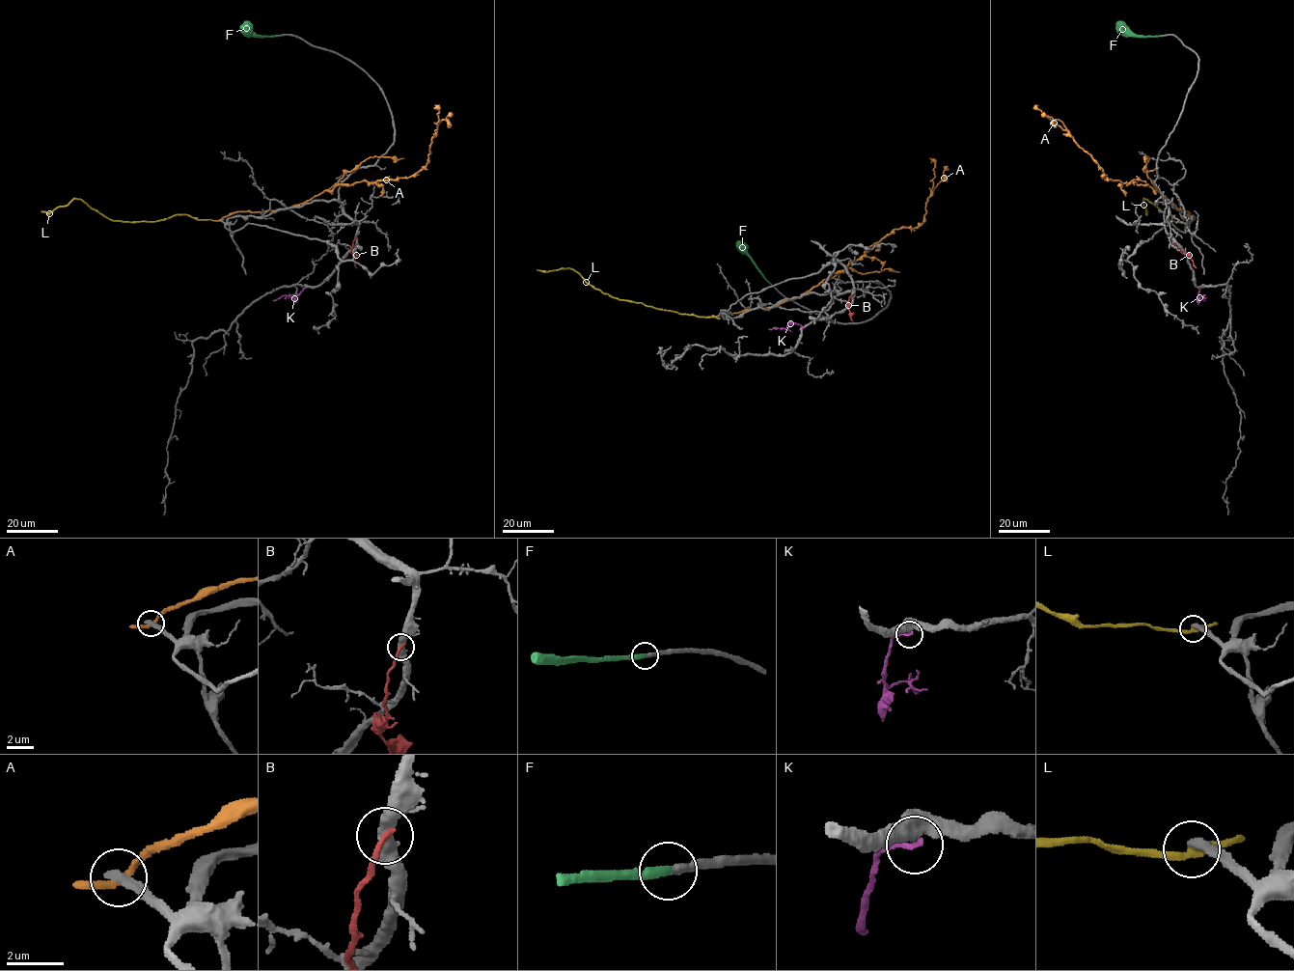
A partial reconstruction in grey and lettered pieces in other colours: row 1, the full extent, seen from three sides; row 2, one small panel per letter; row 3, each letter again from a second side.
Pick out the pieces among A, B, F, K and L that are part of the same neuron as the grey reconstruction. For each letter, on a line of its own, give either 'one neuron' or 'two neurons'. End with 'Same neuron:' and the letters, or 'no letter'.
A: two neurons
B: two neurons
F: one neuron
K: two neurons
L: two neurons
Same neuron: F

